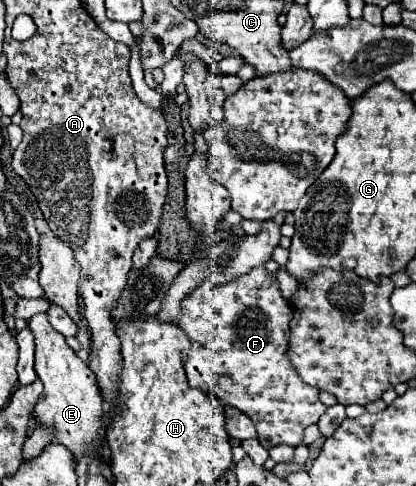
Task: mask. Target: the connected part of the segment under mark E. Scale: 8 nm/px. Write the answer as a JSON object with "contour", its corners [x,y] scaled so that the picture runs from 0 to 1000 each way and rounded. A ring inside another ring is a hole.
{"contour":[[[108,644],[79,648],[70,656],[70,673],[84,689],[84,767],[89,780],[99,780],[103,788],[103,809],[84,829],[84,846],[79,846],[79,862],[89,866],[89,879],[127,883],[132,887],[127,912],[156,916],[171,928],[175,949],[185,949],[185,940],[195,940],[204,924],[233,924],[233,932],[248,932],[252,899],[243,883],[248,883],[252,850],[248,850],[248,817],[228,767],[156,706],[156,693],[123,673]]]}

